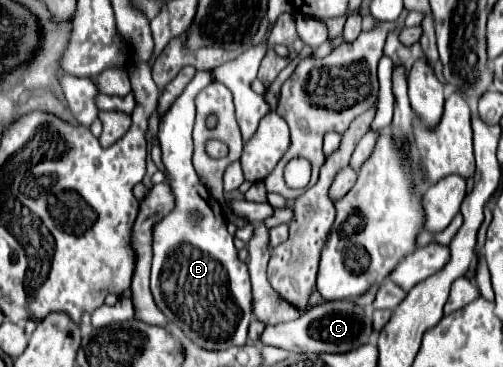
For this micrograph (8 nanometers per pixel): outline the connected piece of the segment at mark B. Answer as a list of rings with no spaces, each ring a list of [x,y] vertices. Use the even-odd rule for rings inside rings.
[[[199,70],[185,92],[161,118],[161,160],[167,170],[167,184],[175,198],[175,208],[153,226],[151,292],[159,310],[175,322],[189,340],[205,350],[225,350],[229,344],[243,346],[247,342],[247,328],[251,322],[251,284],[247,278],[247,264],[237,258],[233,236],[227,232],[223,208],[211,198],[211,194],[207,194],[207,188],[199,182],[191,164],[191,130],[195,120],[193,100],[211,80],[211,72]],[[195,210],[203,214],[199,224],[191,220]]]

